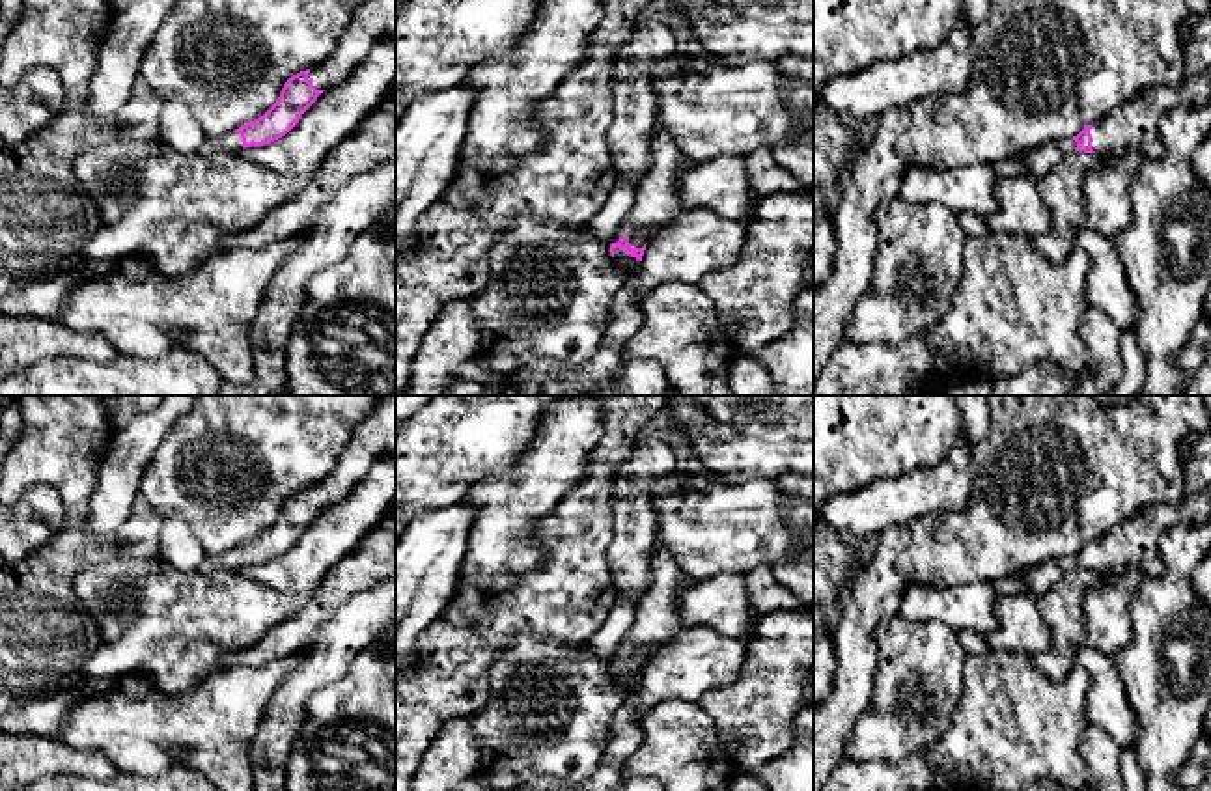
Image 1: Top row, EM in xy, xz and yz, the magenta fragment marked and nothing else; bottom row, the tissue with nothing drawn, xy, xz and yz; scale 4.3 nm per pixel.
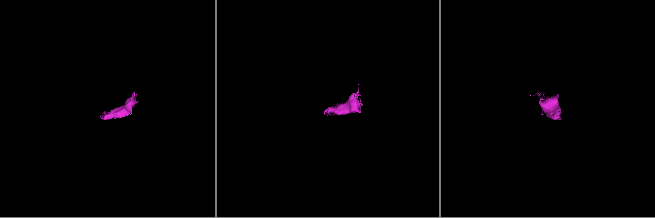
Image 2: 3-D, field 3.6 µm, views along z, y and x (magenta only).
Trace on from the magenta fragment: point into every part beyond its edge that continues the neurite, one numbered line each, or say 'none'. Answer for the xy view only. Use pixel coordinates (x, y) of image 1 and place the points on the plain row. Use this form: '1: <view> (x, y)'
1: xy (375, 435)
2: xy (232, 560)

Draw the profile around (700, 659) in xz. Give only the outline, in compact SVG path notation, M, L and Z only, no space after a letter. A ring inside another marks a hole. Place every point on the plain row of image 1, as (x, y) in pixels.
M689 627L647 659L636 716L642 718L664 698L698 701L707 690L728 687L739 679L745 662L745 640L722 636L709 627Z

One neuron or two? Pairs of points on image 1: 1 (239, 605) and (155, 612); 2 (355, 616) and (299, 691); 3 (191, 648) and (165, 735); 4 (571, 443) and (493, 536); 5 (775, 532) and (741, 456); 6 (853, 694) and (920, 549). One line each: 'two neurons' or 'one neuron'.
1: one neuron
2: one neuron
3: two neurons
4: one neuron
5: two neurons
6: one neuron

